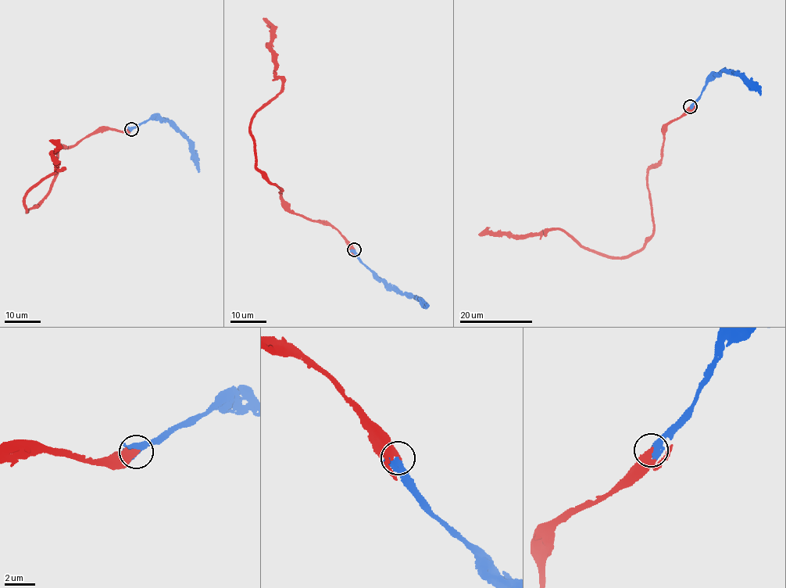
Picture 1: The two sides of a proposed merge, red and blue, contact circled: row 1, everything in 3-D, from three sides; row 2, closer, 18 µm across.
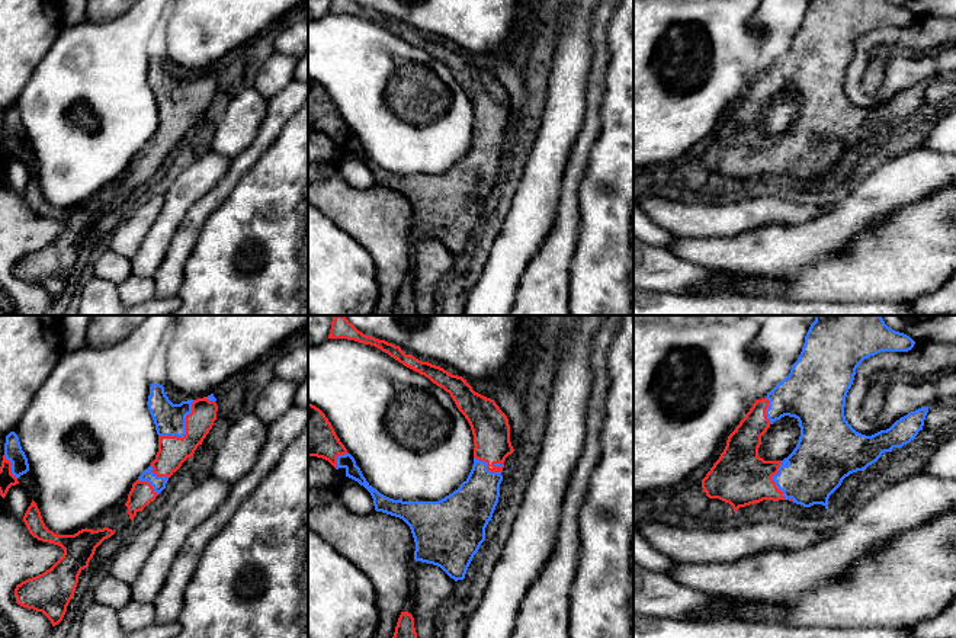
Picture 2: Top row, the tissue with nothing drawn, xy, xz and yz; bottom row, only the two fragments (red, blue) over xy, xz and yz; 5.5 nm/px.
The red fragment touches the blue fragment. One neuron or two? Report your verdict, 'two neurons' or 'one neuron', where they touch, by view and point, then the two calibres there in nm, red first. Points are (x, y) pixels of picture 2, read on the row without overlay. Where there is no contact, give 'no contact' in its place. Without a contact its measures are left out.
one neuron; contact xy (186, 105); calibres 170 and 180 nm

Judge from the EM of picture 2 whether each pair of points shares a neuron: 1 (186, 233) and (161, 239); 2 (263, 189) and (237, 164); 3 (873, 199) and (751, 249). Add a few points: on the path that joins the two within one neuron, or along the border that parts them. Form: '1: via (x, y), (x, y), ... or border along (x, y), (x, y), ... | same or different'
1: border along (191, 207), (159, 268) | different
2: border along (268, 147), (225, 201) | different
3: via (843, 221), (828, 234), (802, 246), (782, 249) | same

